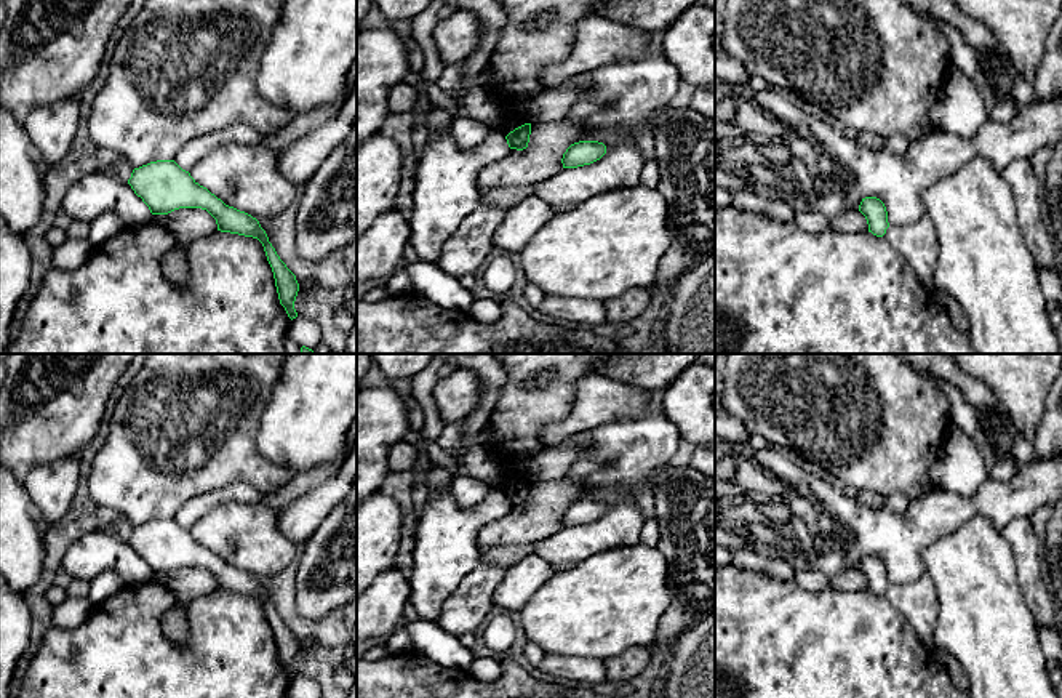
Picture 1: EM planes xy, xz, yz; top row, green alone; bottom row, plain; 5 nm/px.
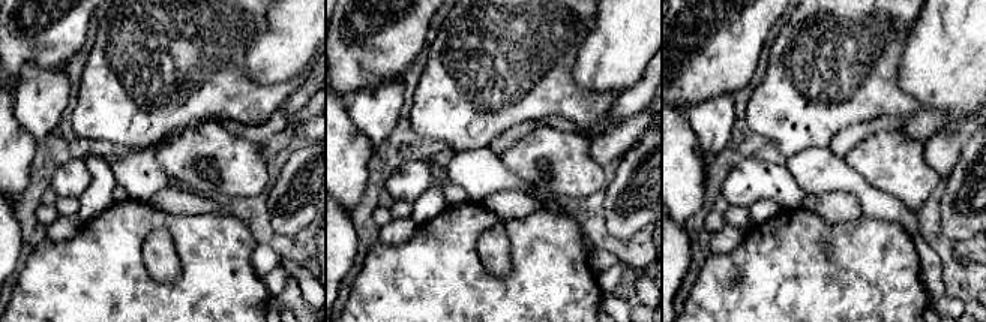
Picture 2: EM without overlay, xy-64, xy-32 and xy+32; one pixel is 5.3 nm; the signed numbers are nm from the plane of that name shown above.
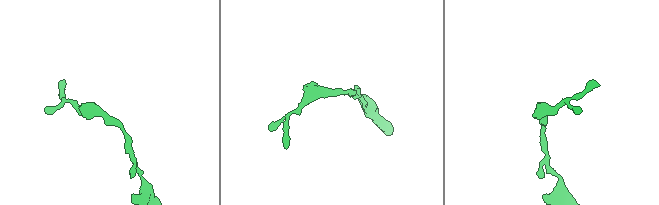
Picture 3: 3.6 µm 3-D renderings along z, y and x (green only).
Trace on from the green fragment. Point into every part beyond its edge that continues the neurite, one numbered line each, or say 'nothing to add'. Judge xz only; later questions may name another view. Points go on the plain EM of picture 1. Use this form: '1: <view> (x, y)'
nothing to add

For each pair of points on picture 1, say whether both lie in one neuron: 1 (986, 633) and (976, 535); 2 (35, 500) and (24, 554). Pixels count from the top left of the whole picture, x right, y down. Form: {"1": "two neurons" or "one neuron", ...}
{"1": "one neuron", "2": "one neuron"}

